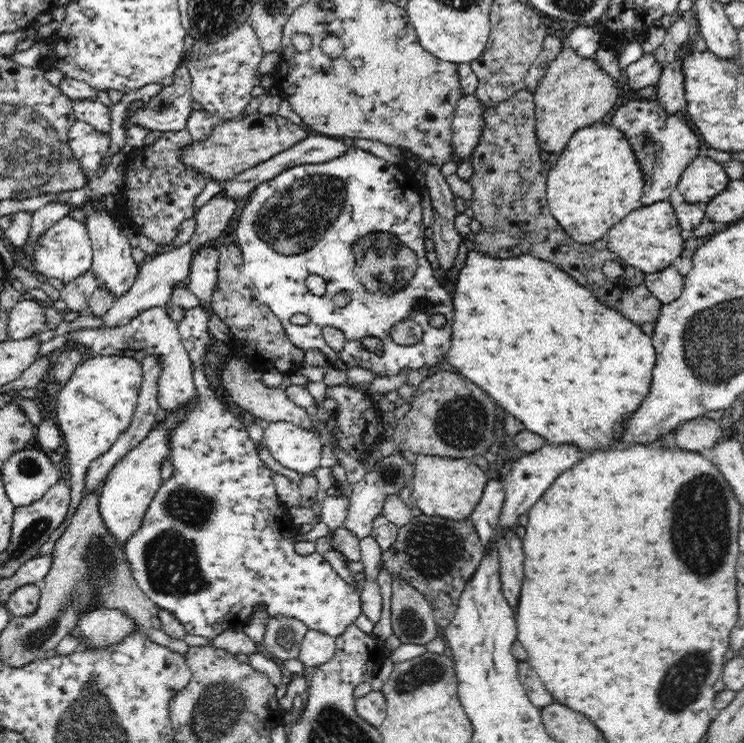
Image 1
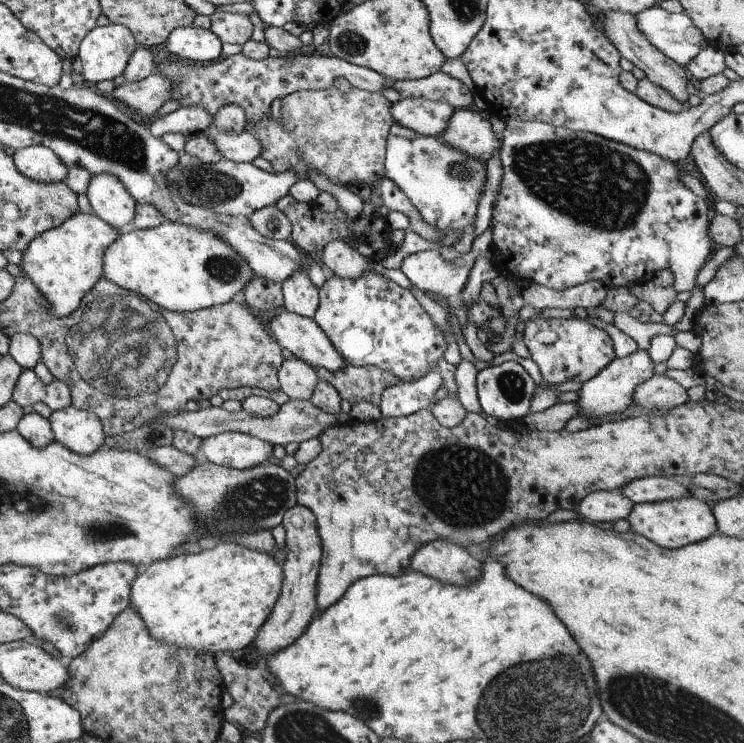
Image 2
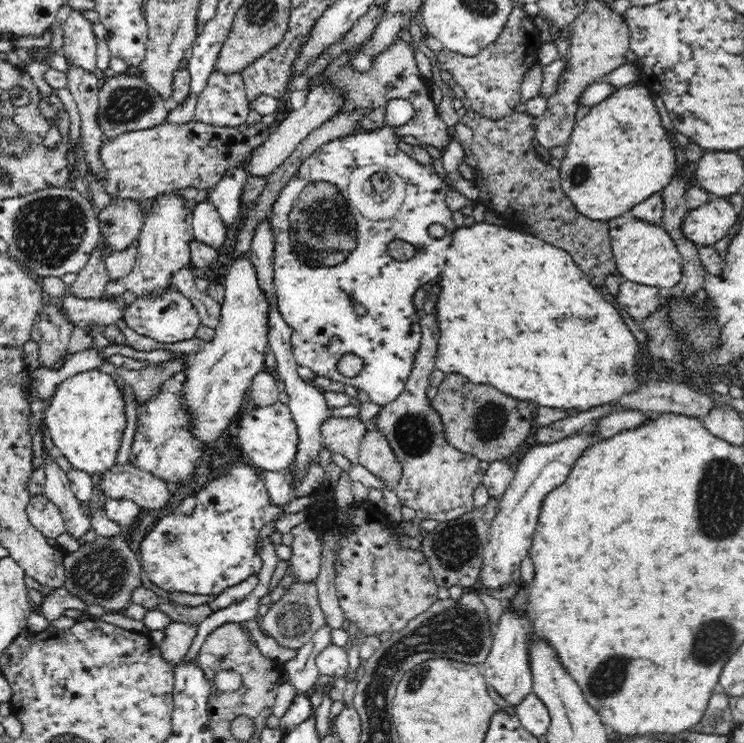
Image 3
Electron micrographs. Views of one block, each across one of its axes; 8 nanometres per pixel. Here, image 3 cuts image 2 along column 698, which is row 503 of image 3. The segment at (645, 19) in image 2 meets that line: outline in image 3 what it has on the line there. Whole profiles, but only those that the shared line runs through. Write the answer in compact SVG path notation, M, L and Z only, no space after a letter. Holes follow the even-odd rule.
M34 495L28 506L26 514L30 522L53 544L61 534L65 533L65 522L60 509L46 499L44 495Z

